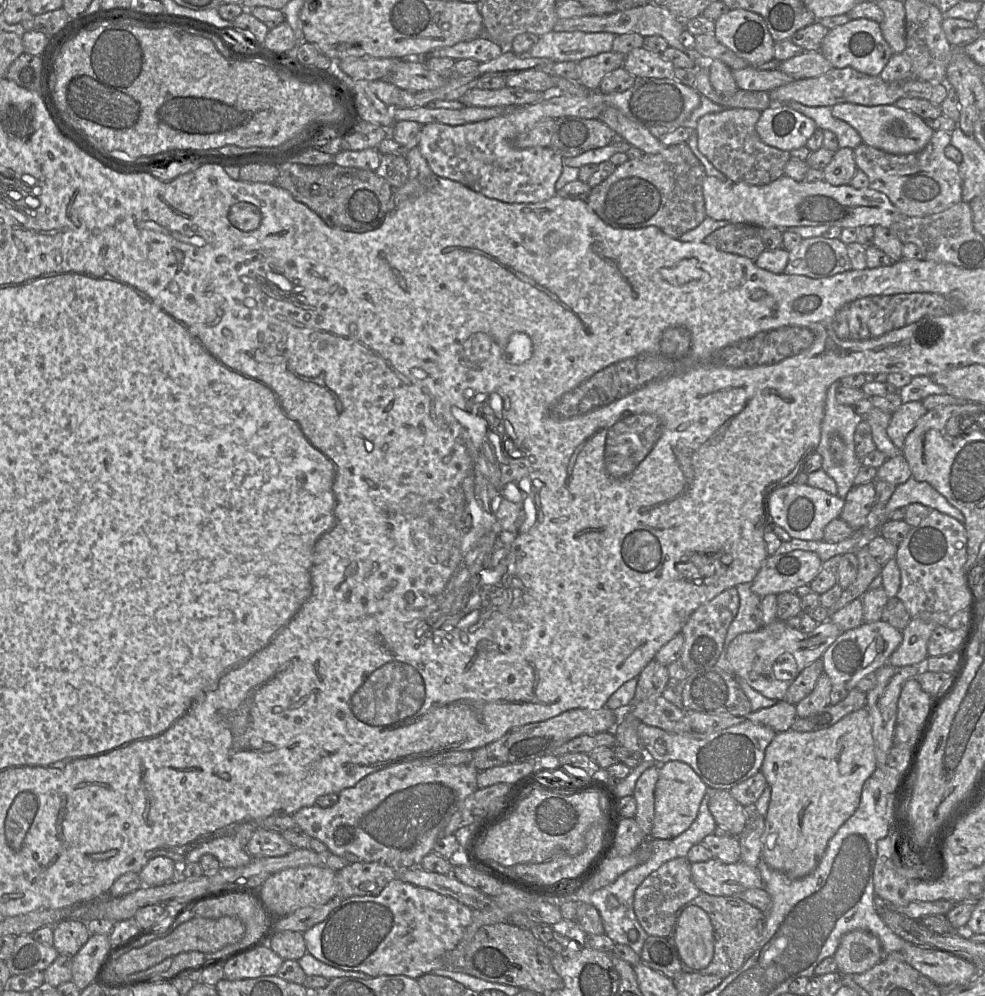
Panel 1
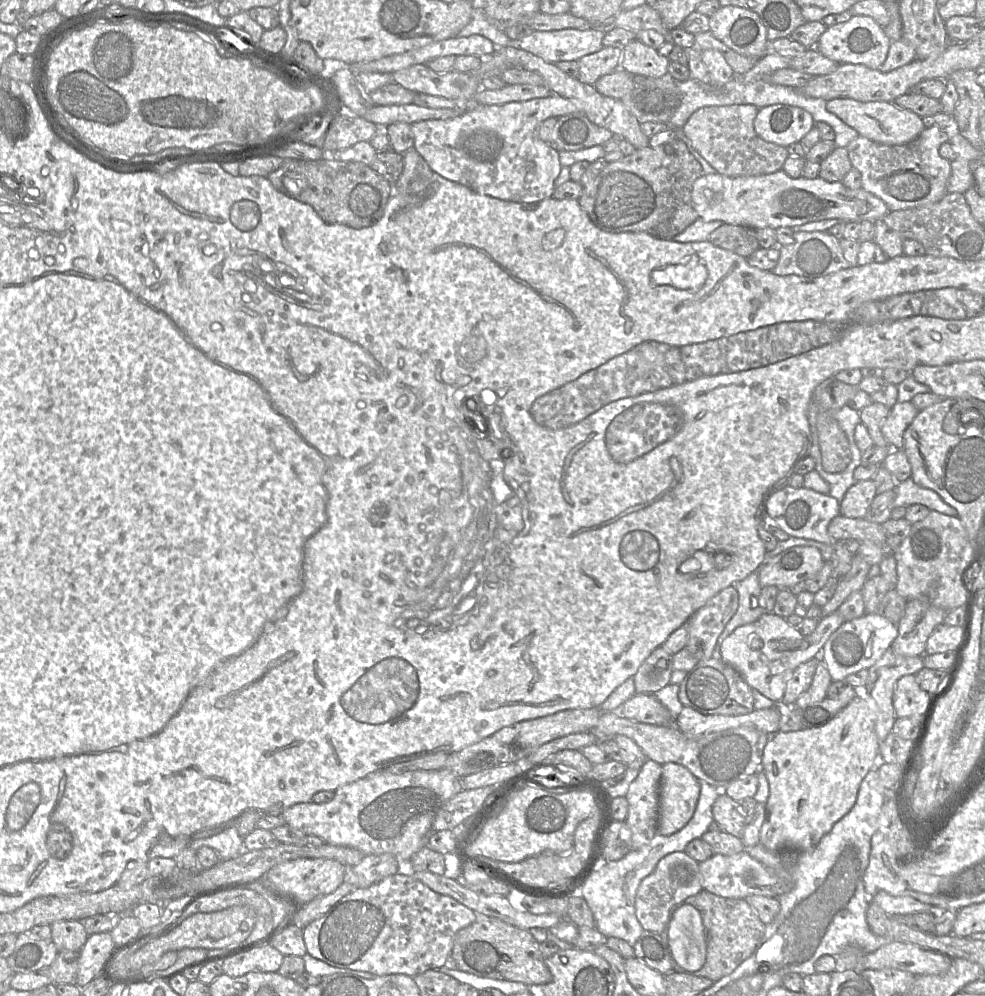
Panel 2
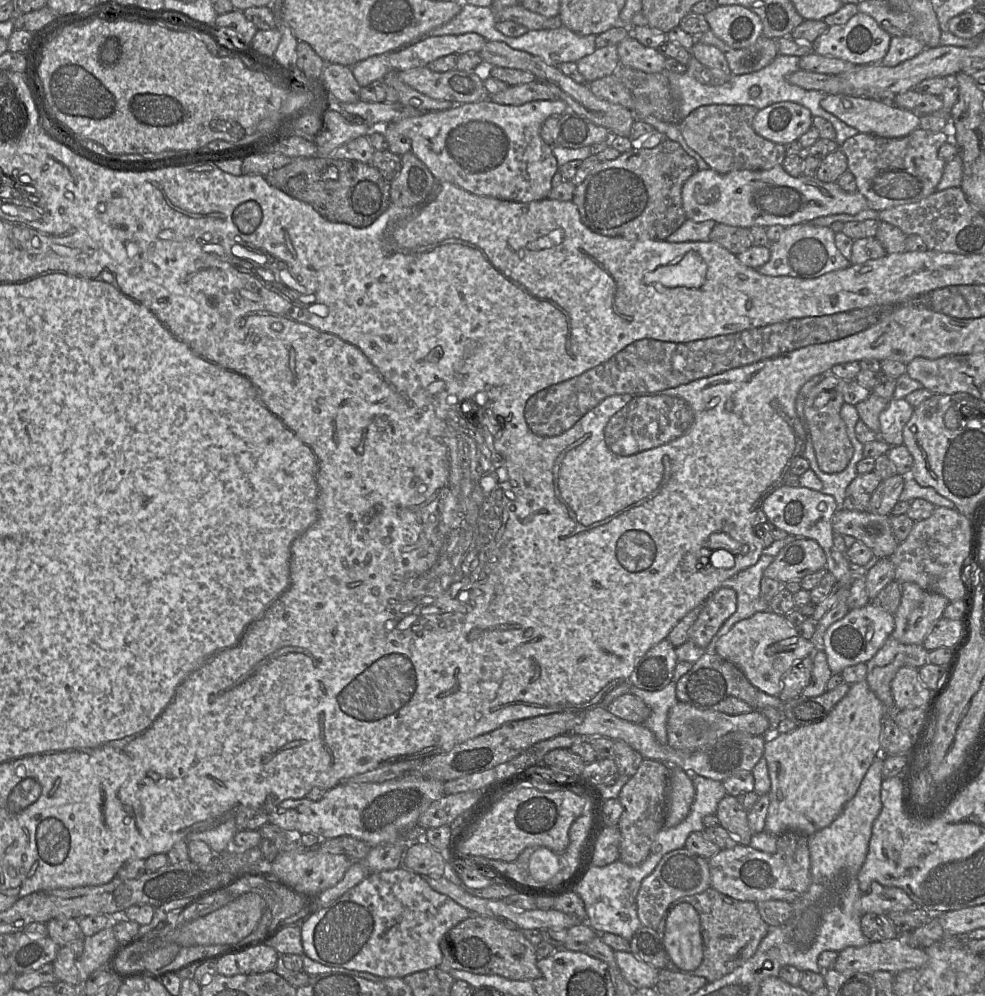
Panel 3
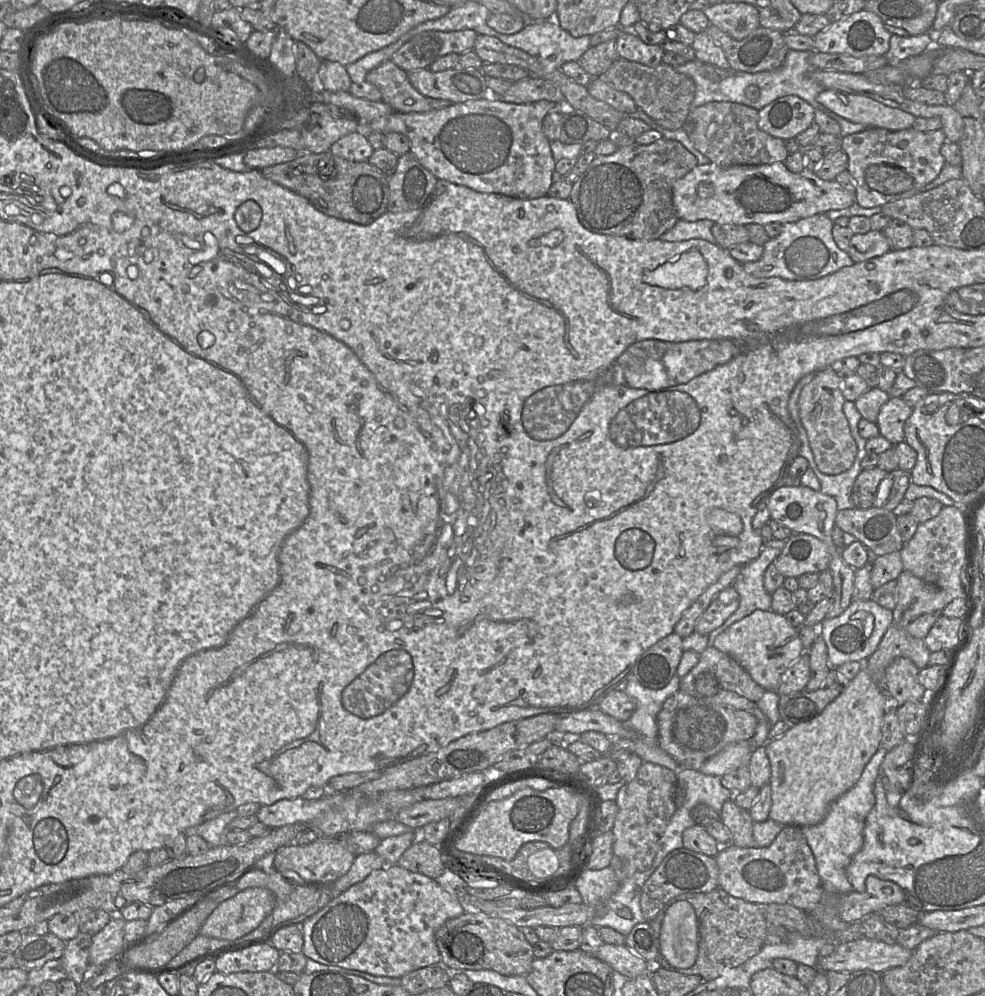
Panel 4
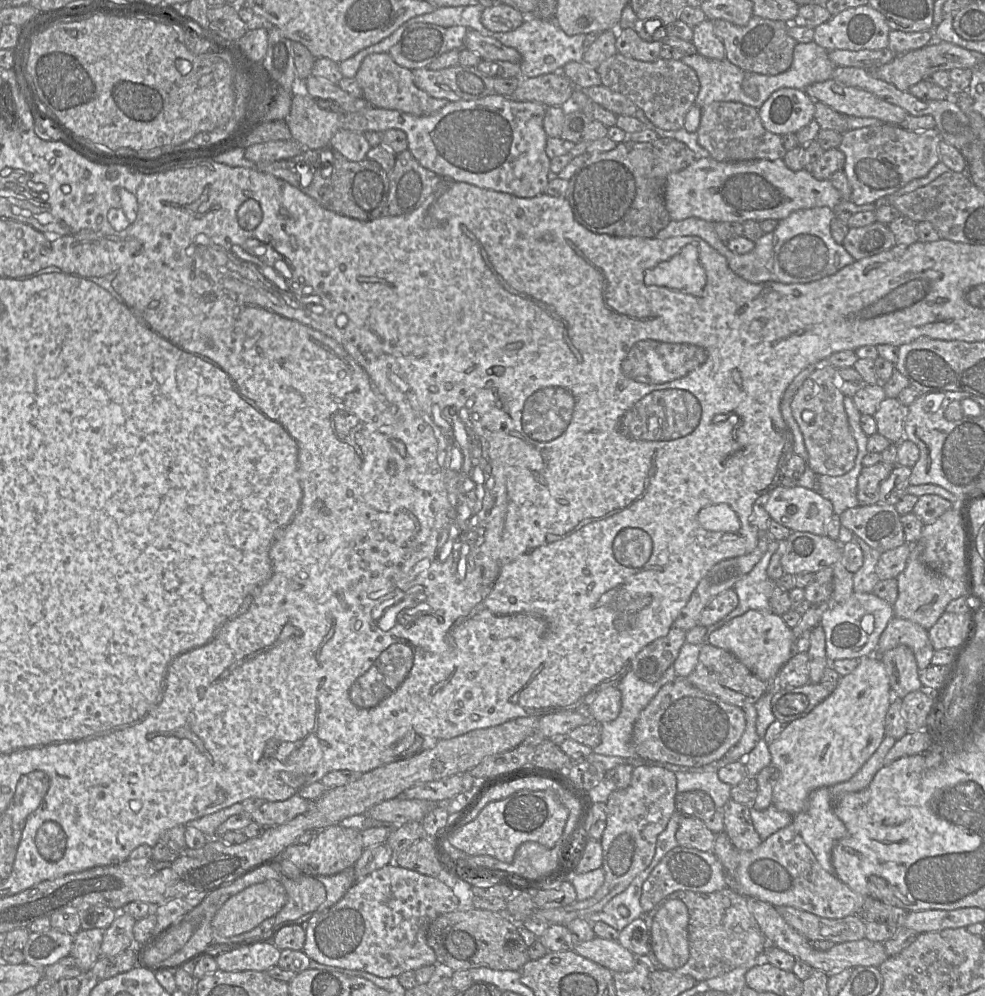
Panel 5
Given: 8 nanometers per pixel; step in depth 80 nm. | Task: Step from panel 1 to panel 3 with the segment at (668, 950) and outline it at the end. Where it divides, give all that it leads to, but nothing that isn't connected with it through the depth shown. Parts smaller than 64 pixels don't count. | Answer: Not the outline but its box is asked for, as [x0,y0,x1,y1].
[629,926,669,970]

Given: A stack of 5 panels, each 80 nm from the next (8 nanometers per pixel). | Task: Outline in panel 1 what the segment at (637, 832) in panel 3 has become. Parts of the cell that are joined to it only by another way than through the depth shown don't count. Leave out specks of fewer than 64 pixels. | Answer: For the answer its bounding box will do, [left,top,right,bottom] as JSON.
[633,764,660,837]

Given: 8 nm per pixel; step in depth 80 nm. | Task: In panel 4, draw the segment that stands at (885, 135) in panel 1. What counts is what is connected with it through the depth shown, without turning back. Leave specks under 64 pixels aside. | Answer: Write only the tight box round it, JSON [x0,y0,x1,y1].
[817,89,916,131]

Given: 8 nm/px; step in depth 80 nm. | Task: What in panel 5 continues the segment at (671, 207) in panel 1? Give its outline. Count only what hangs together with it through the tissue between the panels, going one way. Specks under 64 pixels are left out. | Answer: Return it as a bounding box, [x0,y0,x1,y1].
[565,138,696,238]

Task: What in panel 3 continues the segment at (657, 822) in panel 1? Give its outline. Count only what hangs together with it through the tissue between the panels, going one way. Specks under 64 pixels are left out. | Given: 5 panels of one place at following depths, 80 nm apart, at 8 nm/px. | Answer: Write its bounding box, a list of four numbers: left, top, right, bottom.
[664,766,695,827]

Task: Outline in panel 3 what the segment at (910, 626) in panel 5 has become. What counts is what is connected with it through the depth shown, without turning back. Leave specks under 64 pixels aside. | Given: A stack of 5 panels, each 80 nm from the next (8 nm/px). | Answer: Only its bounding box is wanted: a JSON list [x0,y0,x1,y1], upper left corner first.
[866,636,927,718]

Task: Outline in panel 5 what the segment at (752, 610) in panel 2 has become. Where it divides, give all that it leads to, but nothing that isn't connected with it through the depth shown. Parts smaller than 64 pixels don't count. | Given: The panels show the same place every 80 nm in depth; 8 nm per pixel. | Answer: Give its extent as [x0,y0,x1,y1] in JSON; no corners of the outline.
[705,539,782,641]

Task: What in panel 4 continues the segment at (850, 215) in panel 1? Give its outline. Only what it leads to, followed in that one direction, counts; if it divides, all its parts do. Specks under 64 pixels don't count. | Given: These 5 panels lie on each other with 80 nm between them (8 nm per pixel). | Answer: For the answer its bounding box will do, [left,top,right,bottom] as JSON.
[673,162,856,225]

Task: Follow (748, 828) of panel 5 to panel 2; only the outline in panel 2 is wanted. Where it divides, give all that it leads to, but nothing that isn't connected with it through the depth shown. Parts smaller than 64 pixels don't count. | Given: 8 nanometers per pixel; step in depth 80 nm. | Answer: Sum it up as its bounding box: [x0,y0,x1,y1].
[712,792,746,839]

